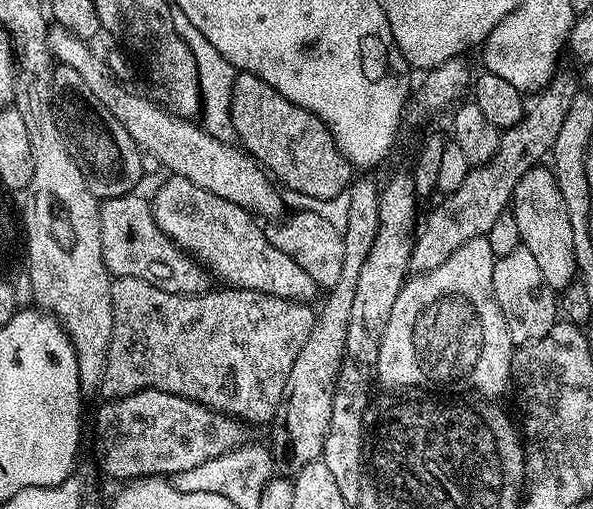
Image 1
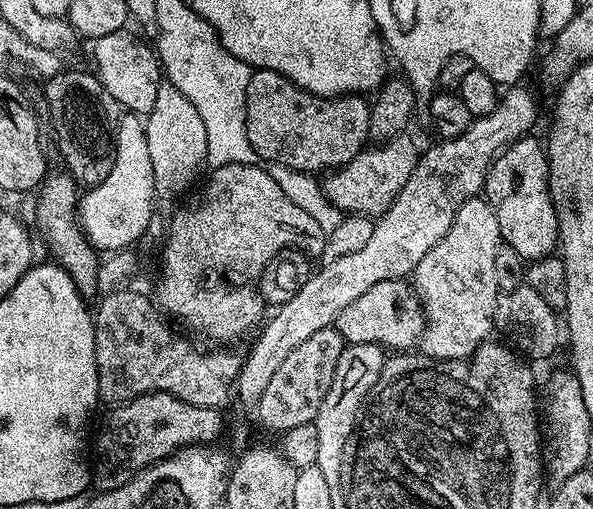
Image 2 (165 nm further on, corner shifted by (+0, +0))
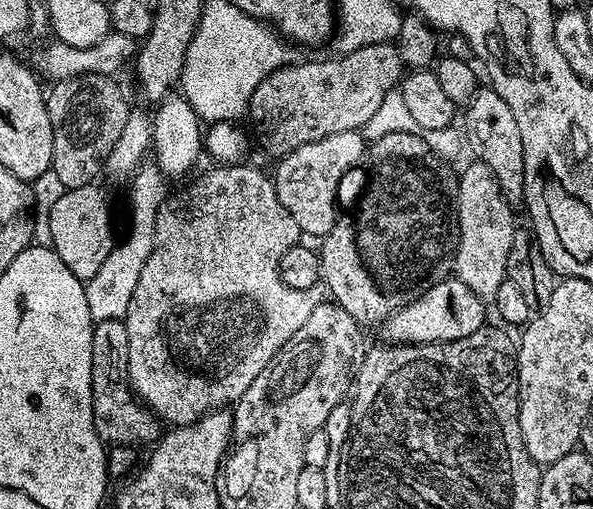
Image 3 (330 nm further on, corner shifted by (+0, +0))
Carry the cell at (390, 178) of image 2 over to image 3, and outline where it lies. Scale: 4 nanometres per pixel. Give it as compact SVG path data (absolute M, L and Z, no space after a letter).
M359 131L330 134L318 142L310 142L306 146L298 146L294 151L275 161L275 190L278 202L290 210L290 218L298 222L301 233L305 237L327 236L336 224L336 191L340 188L340 179L366 156L366 141Z

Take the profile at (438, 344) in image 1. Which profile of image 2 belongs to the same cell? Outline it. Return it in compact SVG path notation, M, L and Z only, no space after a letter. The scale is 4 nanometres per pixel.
M471 196L462 202L446 238L418 262L416 295L424 307L424 334L419 347L433 360L464 360L494 332L498 289L494 282L494 254L501 246L498 218L487 200Z

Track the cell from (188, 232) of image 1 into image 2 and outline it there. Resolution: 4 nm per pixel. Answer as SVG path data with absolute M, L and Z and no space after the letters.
M402 279L387 280L378 282L378 286L370 286L366 294L361 294L355 302L346 306L346 310L342 310L334 326L340 332L341 338L349 344L379 344L385 350L412 350L419 345L420 337L424 334L424 322L424 307L420 305L415 287L407 279Z

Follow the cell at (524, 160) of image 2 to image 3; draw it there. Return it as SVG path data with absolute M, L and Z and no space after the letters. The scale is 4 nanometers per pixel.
M482 86L462 112L462 135L467 147L479 163L490 166L490 174L498 182L508 203L516 206L524 198L524 155L522 154L522 133L510 106L490 86Z

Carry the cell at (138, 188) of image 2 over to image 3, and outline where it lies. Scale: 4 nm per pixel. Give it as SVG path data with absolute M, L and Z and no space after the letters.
M91 183L84 187L65 189L57 195L49 214L51 247L70 268L70 272L85 282L98 272L116 245L110 204L103 190L97 186Z

